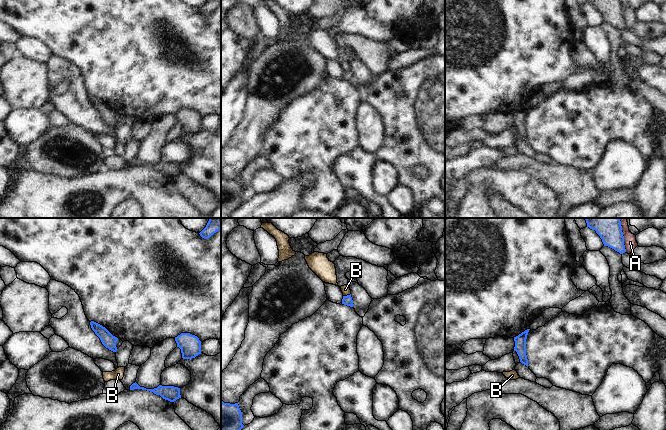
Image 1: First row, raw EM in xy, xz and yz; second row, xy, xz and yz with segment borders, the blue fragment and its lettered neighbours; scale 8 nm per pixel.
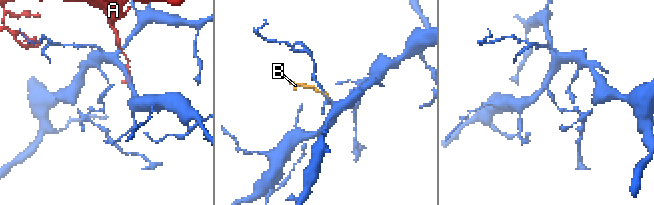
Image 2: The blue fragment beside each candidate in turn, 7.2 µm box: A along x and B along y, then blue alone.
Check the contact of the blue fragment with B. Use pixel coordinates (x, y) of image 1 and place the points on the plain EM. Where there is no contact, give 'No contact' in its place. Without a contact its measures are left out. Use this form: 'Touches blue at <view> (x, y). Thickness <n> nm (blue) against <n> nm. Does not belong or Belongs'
Touches blue at xz (347, 71). Thickness 80 nm (blue) against 70 nm. Does not belong.

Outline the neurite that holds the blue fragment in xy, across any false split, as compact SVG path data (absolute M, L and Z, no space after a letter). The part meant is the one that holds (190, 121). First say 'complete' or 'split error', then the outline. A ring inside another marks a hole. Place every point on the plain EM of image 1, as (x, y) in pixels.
complete; M181 109L175 113L177 123L181 125L183 135L192 135L201 130L201 117L190 109Z

